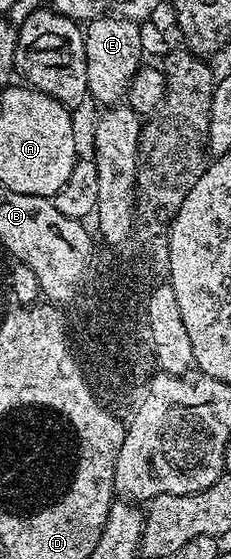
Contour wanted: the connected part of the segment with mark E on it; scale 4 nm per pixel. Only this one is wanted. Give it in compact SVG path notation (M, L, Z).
M101 16L85 25L84 50L88 62L88 93L102 103L114 106L130 91L136 70L144 63L144 53L140 42L139 21L126 20L122 16Z

